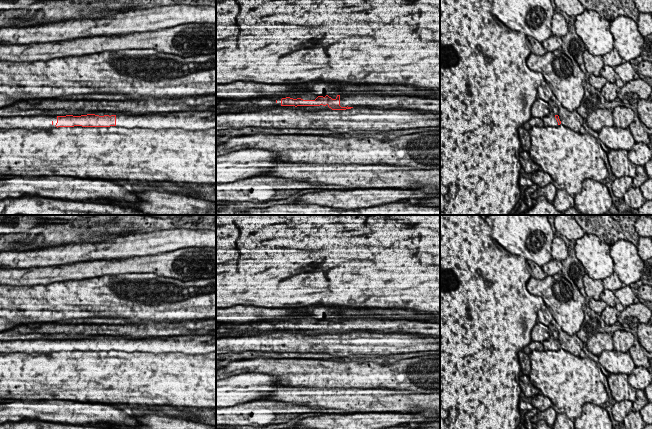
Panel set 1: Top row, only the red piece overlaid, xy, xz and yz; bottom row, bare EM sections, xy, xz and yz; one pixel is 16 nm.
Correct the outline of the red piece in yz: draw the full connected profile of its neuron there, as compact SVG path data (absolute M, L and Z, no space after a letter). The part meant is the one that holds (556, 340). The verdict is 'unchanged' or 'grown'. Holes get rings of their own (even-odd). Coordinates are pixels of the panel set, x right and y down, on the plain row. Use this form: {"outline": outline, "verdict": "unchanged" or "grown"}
{"outline": "M548 339L543 342L544 350L558 350L561 348L558 339Z", "verdict": "grown"}

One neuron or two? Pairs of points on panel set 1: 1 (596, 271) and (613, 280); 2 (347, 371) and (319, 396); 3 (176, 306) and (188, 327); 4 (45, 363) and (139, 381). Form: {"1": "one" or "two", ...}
{"1": "two", "2": "two", "3": "two", "4": "one"}

